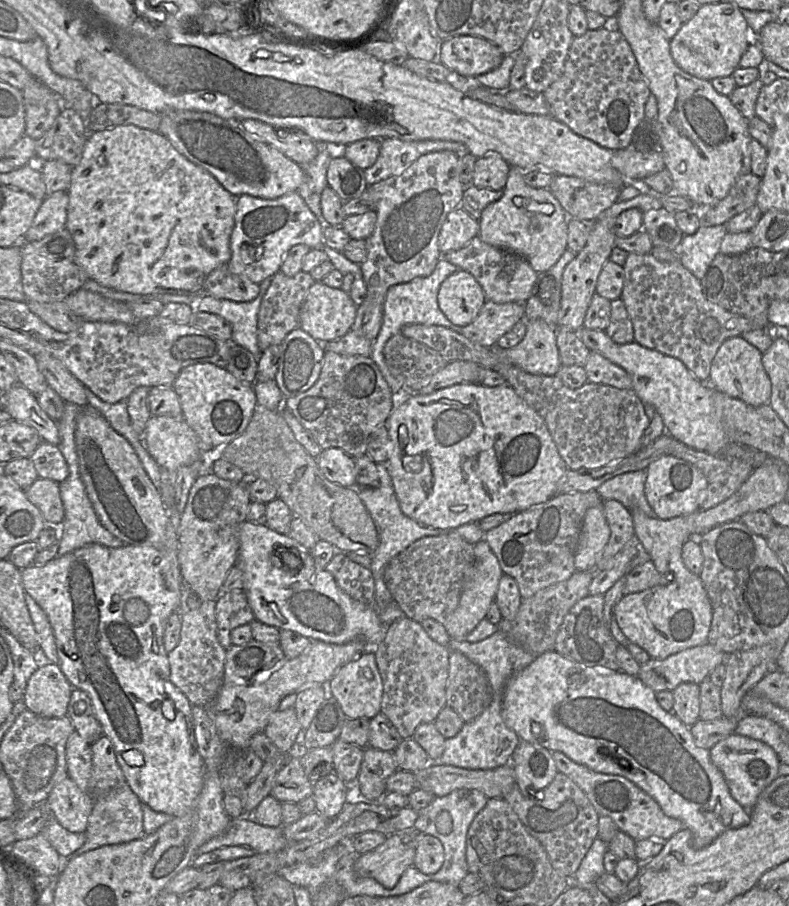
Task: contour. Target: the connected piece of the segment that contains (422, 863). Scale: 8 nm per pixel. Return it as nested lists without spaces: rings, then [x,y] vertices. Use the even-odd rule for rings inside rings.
[[[418,833],[413,865],[424,874],[438,872],[445,860],[444,847],[434,836]]]

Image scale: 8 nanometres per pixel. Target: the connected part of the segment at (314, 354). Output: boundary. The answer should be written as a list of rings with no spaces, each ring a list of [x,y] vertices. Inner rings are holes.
[[[301,328],[292,330],[280,348],[275,382],[284,398],[297,396],[310,389],[319,379],[325,349]]]

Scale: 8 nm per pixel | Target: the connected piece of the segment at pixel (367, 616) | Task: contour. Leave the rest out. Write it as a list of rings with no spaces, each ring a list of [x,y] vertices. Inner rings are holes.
[[[244,521],[238,526],[237,536],[239,552],[236,566],[243,573],[243,590],[256,620],[265,625],[274,626],[279,630],[296,632],[310,640],[320,640],[331,644],[345,644],[361,639],[366,642],[369,648],[374,648],[384,639],[387,626],[381,622],[376,608],[357,601],[342,591],[331,573],[325,569],[318,568],[309,549],[291,537],[279,534],[264,524],[254,524],[249,521]],[[286,547],[295,548],[302,556],[299,569],[288,569],[283,564],[281,556],[277,555],[278,548]],[[272,555],[276,555],[280,559],[281,567],[273,564]]]

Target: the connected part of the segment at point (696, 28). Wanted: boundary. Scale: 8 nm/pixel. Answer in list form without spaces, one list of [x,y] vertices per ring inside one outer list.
[[[717,2],[700,6],[697,13],[683,23],[670,39],[670,53],[678,67],[688,74],[711,81],[731,76],[739,67],[743,53],[753,41],[741,9],[731,2]]]

